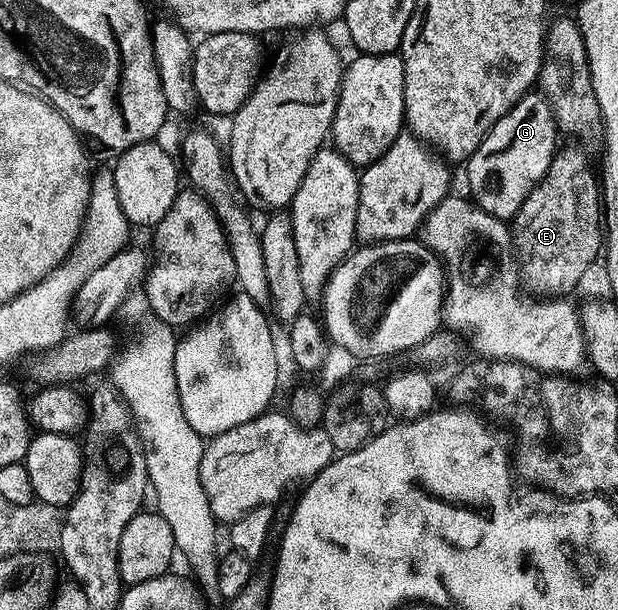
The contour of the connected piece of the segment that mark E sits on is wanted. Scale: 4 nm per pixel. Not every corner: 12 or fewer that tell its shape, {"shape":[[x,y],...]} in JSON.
{"shape":[[561,145],[511,223],[523,273],[568,296],[602,254],[597,171]]}

